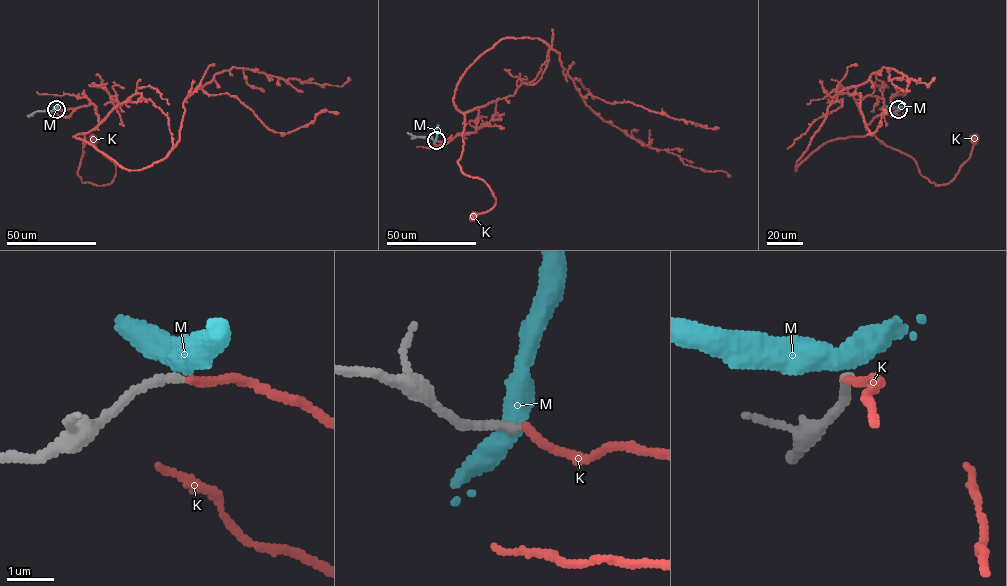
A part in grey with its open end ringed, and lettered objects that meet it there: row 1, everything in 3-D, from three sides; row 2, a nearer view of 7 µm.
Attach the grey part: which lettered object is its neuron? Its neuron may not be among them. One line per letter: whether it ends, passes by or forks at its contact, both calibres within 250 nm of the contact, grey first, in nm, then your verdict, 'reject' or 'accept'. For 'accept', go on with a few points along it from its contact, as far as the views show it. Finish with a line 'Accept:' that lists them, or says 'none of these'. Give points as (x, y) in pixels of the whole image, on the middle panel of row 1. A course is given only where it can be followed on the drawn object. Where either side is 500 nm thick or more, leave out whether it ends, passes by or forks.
K: it ends | 190/170 nm | accept | via (436, 140), (475, 131), (478, 109), (464, 114), (458, 163), (463, 173), (488, 186), (495, 204), (471, 215)
M: it passes by | 190/480 nm | reject
Accept: K

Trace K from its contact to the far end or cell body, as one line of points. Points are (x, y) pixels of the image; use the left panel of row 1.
K: (56, 109), (95, 107), (98, 125), (84, 133), (78, 174), (83, 182), (108, 185), (115, 164), (91, 140)

